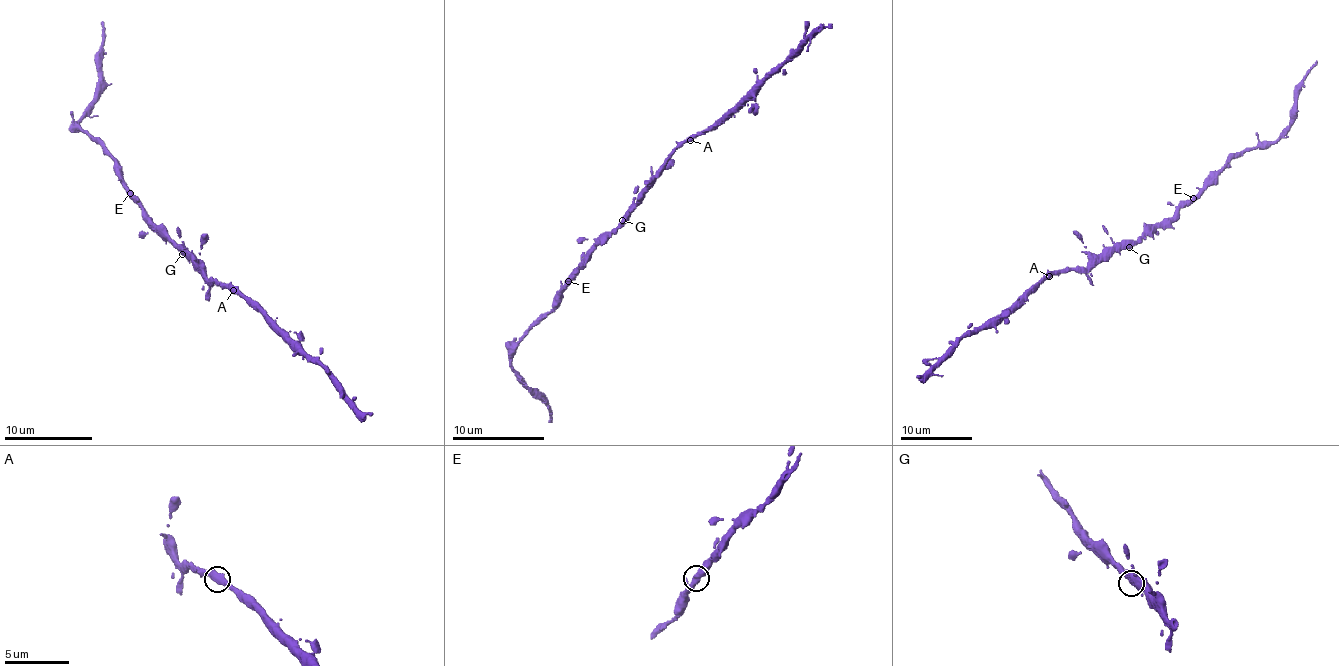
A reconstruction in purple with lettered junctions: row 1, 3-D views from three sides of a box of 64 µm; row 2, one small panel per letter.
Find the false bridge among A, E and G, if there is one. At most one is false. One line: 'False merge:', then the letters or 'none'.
False merge: none

